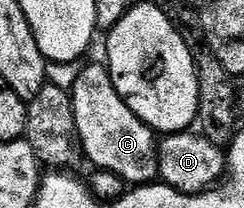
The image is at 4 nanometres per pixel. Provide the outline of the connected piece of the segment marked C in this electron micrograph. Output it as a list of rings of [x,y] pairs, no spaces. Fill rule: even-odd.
[[[101,62],[83,66],[70,92],[85,158],[102,168],[99,170],[120,177],[127,184],[139,187],[153,182],[159,174],[155,132],[130,111],[115,89],[108,67]]]

